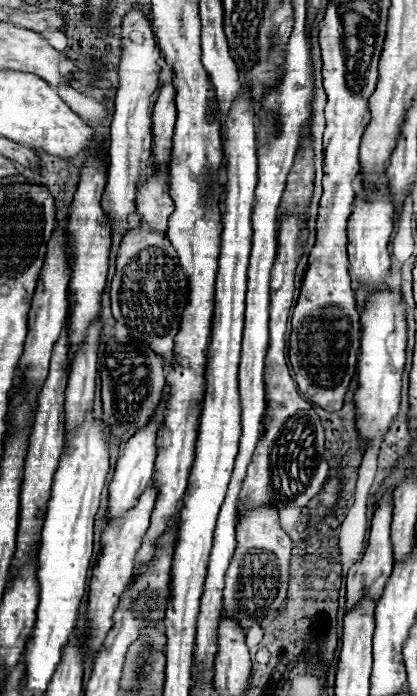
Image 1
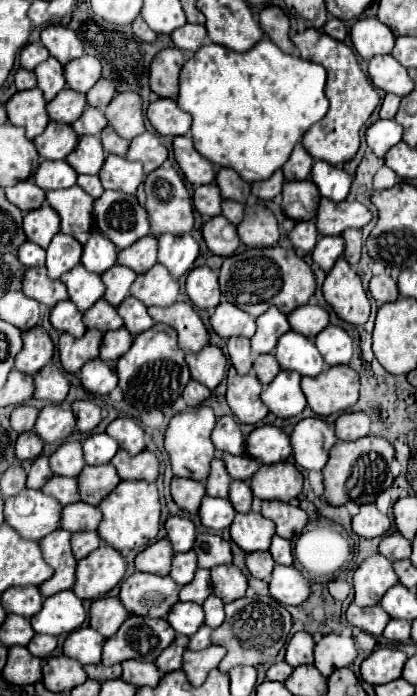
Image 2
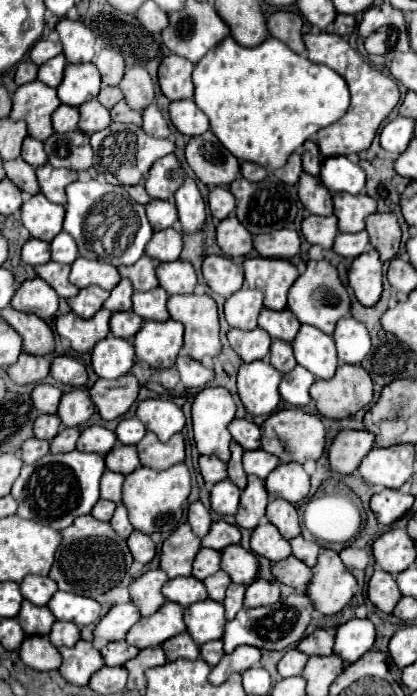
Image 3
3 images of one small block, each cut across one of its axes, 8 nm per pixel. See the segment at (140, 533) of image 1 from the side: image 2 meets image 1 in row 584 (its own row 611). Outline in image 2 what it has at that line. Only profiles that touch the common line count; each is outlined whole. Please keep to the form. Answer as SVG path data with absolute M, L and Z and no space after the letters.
M102 596L90 606L90 626L100 632L104 638L116 634L122 622L128 618L126 608L116 596Z

